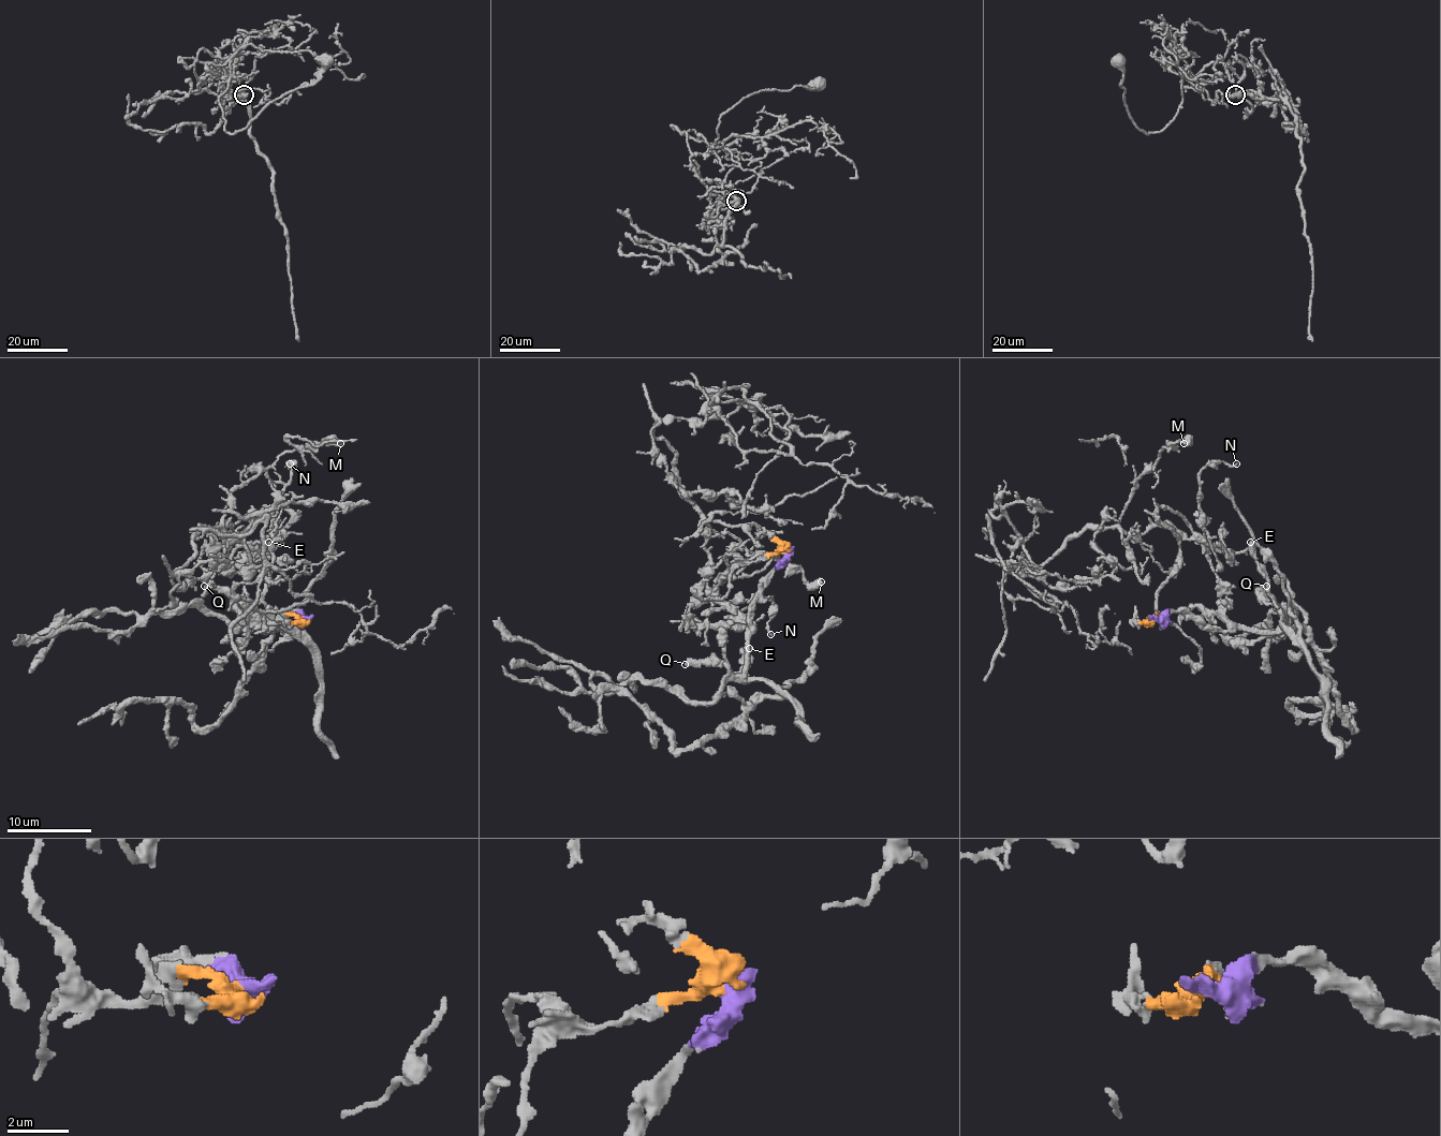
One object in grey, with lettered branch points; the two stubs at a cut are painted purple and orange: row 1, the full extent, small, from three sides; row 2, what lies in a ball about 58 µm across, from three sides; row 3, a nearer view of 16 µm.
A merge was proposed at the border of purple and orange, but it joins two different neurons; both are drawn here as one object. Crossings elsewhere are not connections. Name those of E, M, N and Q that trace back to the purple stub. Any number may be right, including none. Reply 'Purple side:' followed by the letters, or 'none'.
Purple side: E, Q

